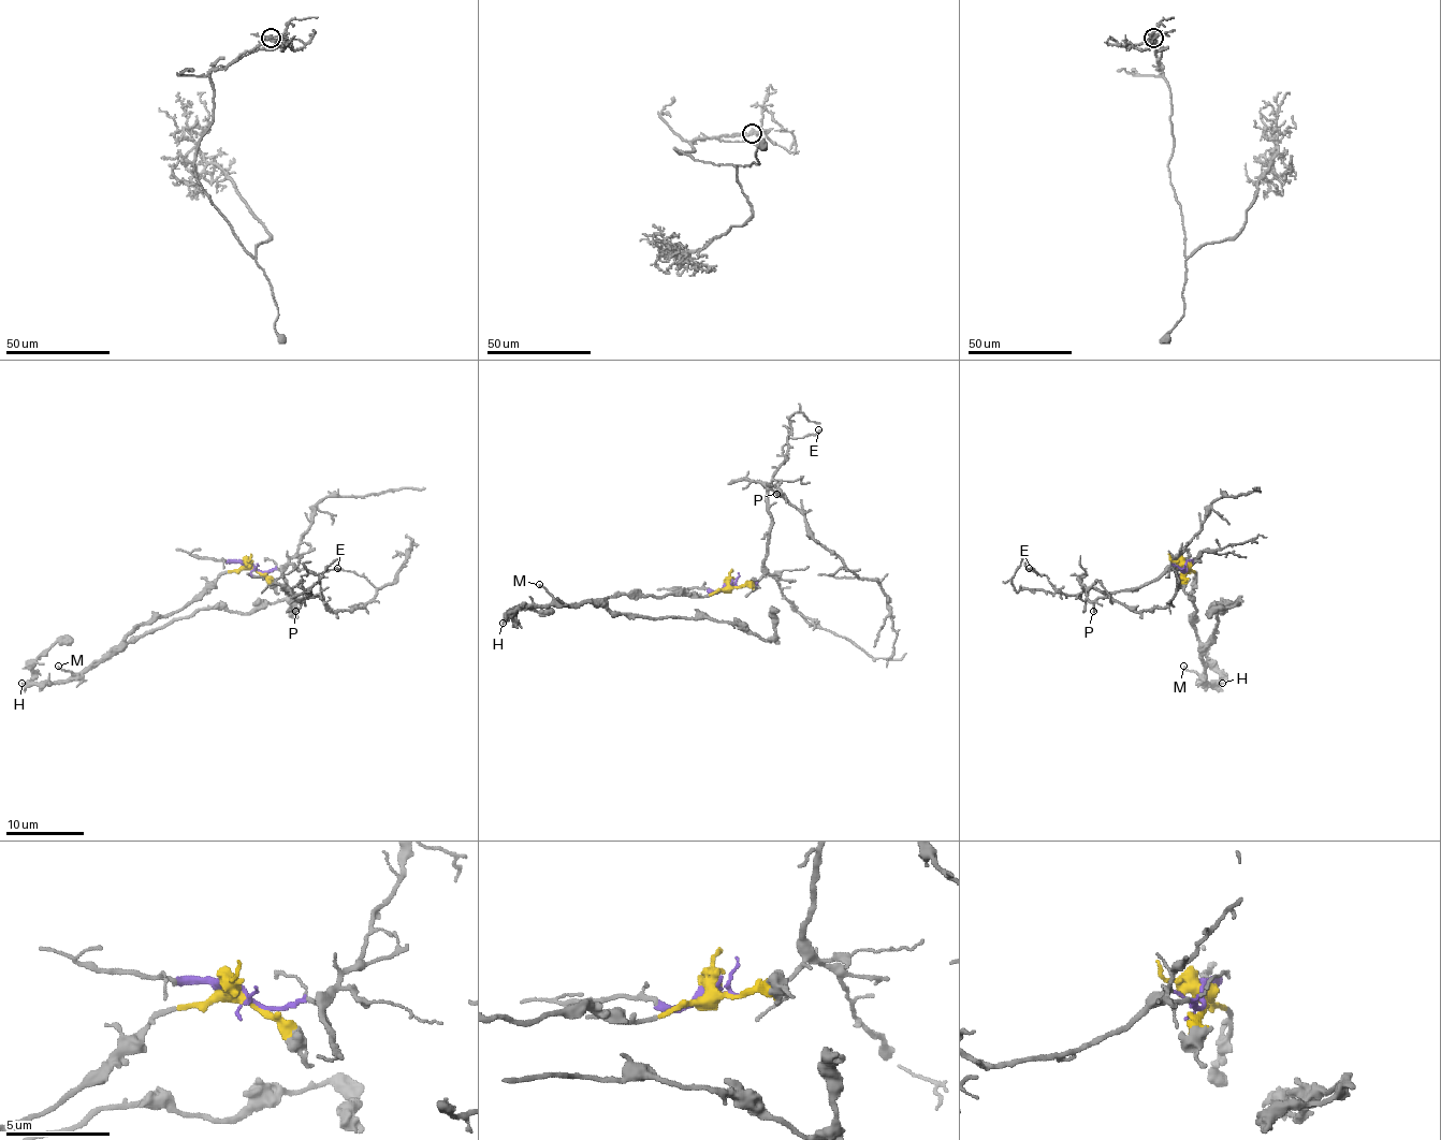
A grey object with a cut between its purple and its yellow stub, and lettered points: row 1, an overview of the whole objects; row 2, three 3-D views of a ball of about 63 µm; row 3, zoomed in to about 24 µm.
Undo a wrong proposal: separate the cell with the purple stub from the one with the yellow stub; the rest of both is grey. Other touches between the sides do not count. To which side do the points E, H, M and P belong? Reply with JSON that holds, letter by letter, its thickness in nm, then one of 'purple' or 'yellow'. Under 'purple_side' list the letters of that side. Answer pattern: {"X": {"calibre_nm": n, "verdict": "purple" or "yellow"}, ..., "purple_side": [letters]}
{"E": {"calibre_nm": 80, "verdict": "purple"}, "H": {"calibre_nm": 320, "verdict": "yellow"}, "M": {"calibre_nm": 110, "verdict": "yellow"}, "P": {"calibre_nm": 120, "verdict": "purple"}, "purple_side": ["E", "P"]}

